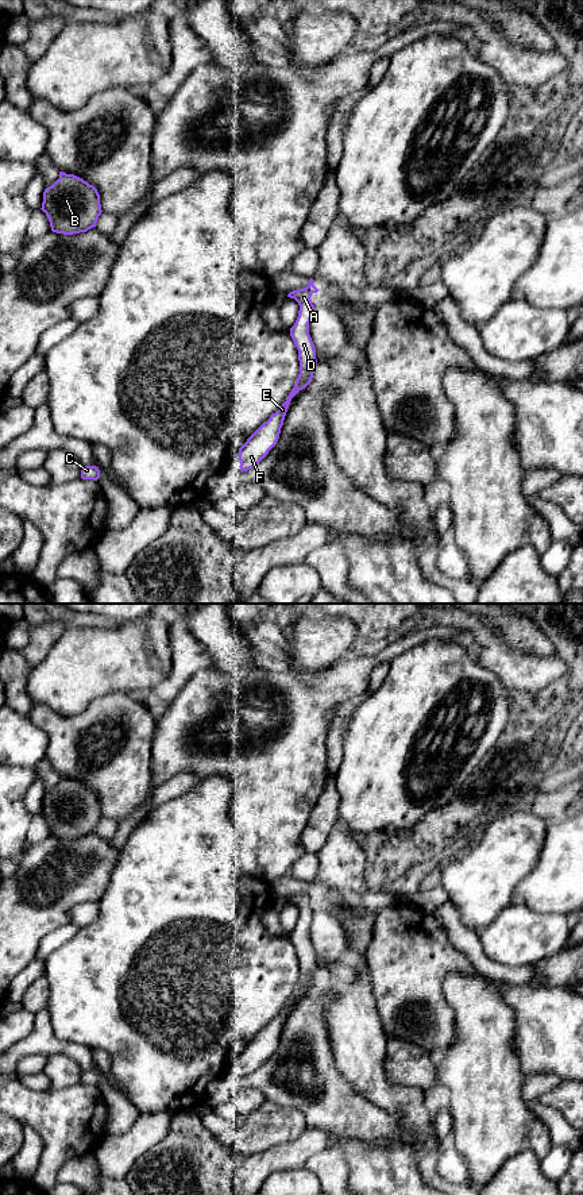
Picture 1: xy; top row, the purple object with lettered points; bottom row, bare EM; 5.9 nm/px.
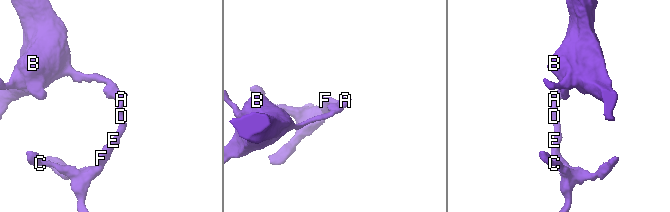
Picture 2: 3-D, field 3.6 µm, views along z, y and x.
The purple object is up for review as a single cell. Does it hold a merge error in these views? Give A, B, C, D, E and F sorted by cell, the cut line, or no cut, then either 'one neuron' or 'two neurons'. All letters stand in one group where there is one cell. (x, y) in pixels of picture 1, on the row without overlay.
A B C D E F; no cut; one neuron

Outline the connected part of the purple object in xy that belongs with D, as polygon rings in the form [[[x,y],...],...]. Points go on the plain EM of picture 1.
[[[310,883],[306,893],[293,895],[287,899],[287,902],[294,903],[300,910],[298,922],[294,930],[290,933],[290,941],[298,955],[298,983],[293,995],[279,1014],[273,1018],[270,1024],[265,1026],[239,1053],[238,1061],[240,1065],[239,1072],[242,1078],[258,1069],[277,1049],[292,1003],[312,987],[317,964],[314,949],[309,940],[309,928],[314,914],[310,899],[318,897],[313,887],[314,886]]]

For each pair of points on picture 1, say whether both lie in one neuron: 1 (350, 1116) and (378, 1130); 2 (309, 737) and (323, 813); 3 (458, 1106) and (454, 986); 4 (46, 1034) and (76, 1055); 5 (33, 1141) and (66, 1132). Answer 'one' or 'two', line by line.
1: one
2: two
3: one
4: one
5: two

